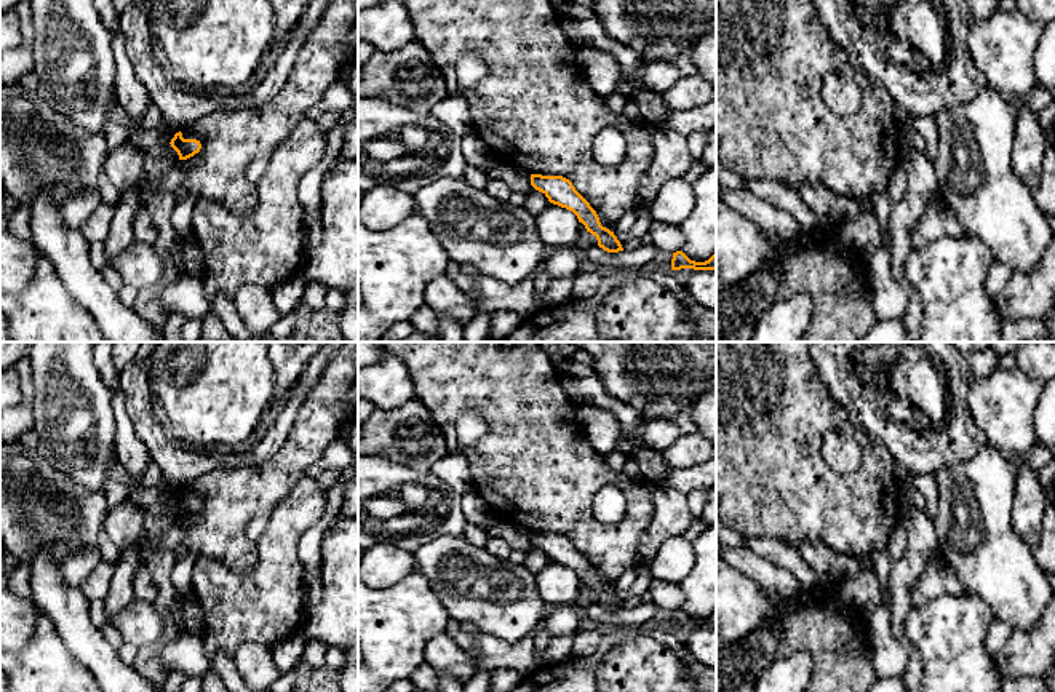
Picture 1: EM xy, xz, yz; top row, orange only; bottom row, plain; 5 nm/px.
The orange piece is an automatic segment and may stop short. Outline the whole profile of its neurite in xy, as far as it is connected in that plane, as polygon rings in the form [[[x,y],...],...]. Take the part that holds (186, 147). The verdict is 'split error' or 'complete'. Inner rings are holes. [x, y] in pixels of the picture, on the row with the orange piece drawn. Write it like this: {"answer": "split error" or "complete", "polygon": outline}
{"answer": "complete", "polygon": [[[176,133],[171,139],[171,147],[177,152],[179,160],[187,160],[200,152],[201,144],[197,139],[184,139],[182,133]]]}

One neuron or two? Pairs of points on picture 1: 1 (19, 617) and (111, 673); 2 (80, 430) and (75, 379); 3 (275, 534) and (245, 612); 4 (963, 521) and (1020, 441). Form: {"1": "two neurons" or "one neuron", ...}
{"1": "two neurons", "2": "one neuron", "3": "one neuron", "4": "two neurons"}

